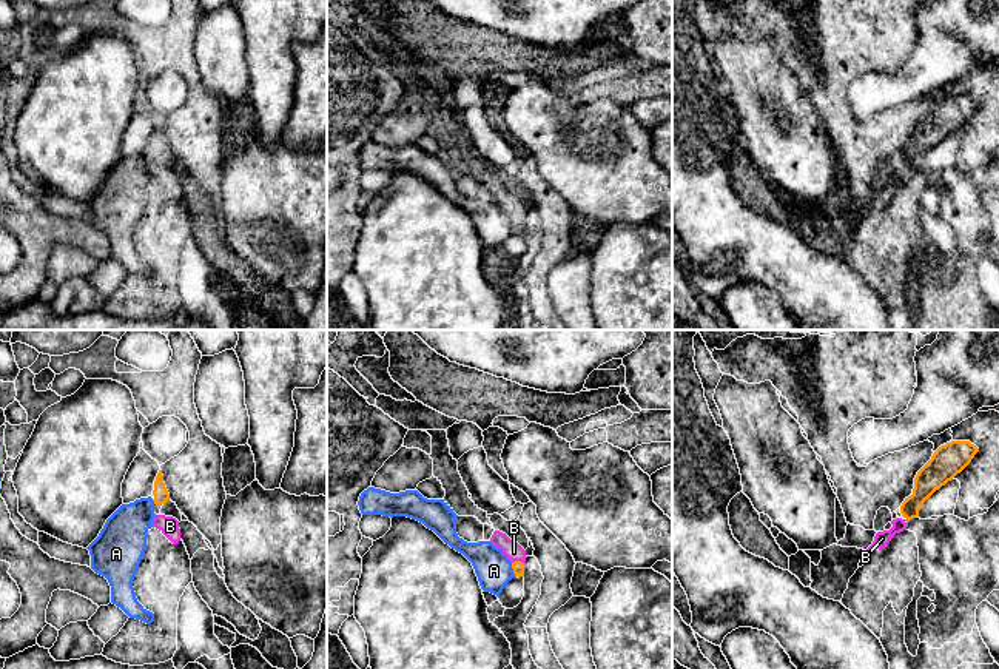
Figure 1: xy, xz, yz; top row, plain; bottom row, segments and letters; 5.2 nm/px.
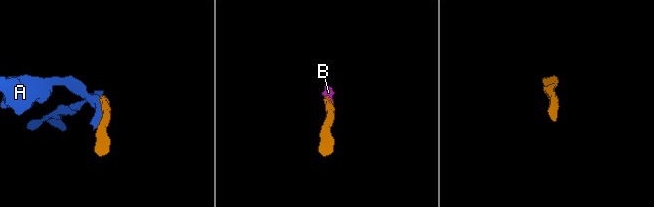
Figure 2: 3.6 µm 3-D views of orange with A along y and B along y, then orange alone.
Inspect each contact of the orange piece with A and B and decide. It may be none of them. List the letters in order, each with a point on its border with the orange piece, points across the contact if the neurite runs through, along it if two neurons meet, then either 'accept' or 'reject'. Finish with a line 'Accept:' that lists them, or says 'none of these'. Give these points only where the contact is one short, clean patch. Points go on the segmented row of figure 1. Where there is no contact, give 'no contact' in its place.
A: contact xz (512, 568); reject
B: contact xz (517, 561); way xz (518, 568), (517, 561), (514, 552); accept
Accept: B

